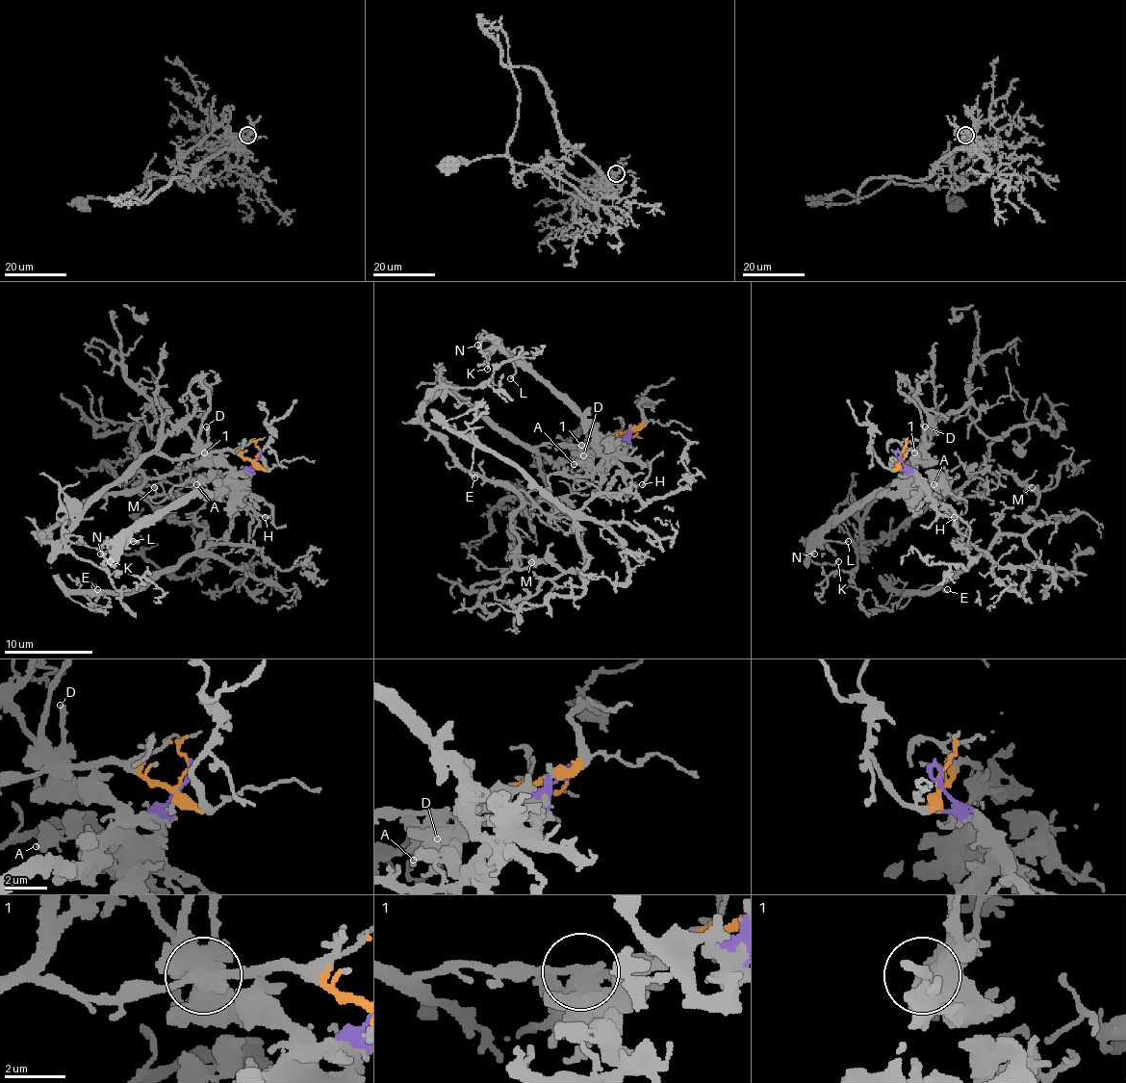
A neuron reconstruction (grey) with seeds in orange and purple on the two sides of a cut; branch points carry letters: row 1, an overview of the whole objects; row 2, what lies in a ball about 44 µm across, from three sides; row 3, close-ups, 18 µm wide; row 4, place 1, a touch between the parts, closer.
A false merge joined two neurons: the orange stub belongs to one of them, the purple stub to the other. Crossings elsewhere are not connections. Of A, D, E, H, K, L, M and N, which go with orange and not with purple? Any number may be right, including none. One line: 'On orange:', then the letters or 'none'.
On orange: E, M

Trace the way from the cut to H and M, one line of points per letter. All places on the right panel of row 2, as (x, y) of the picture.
H: (899, 456), (936, 509), (955, 516)
M: (899, 456), (917, 454), (866, 512), (861, 536), (892, 536), (981, 472), (1010, 472), (1032, 487)

